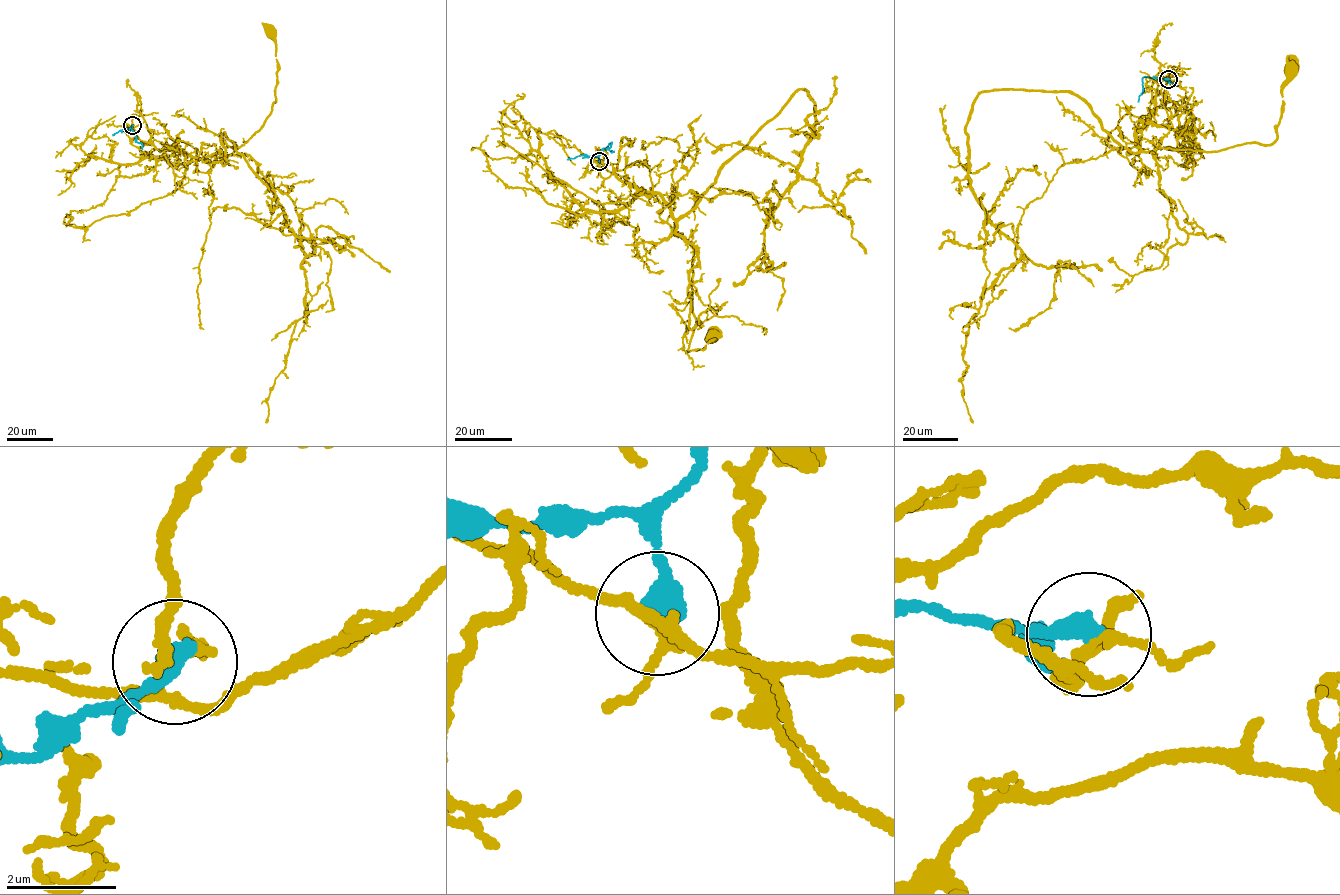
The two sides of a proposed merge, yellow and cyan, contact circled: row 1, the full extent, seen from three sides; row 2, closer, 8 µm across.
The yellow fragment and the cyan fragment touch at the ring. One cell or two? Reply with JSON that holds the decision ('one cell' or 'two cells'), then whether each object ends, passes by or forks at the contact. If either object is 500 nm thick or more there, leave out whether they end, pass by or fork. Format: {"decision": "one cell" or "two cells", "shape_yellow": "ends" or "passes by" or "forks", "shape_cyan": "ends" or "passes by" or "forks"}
{"decision": "two cells", "shape_yellow": "forks", "shape_cyan": "ends"}

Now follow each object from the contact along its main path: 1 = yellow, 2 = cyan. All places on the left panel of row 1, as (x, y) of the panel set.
1: (132, 125), (144, 122), (150, 142), (158, 149), (222, 161), (261, 128), (276, 100), (278, 62), (270, 33)
2: (132, 125), (129, 128), (141, 143), (142, 149)

